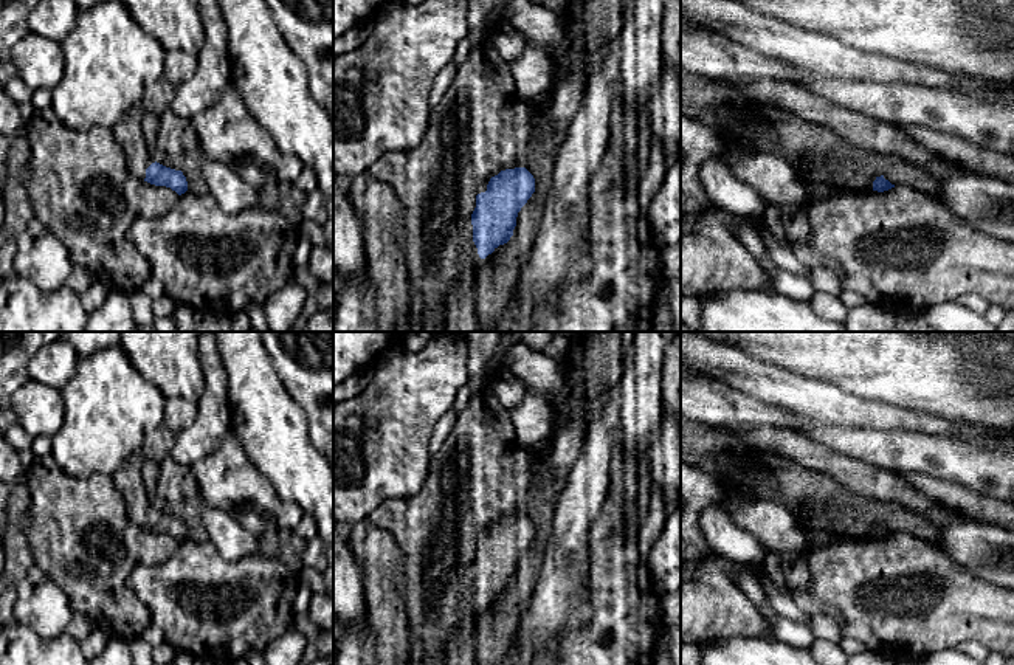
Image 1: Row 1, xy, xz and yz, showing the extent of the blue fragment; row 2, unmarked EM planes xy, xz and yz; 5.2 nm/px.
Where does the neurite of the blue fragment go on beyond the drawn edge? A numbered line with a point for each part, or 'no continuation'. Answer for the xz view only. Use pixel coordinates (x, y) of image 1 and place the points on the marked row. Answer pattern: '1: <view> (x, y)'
1: xz (461, 309)

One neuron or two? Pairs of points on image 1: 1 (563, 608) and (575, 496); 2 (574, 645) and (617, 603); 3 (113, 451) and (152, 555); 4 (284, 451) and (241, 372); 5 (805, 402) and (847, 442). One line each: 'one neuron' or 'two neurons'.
1: one neuron
2: one neuron
3: two neurons
4: one neuron
5: two neurons

